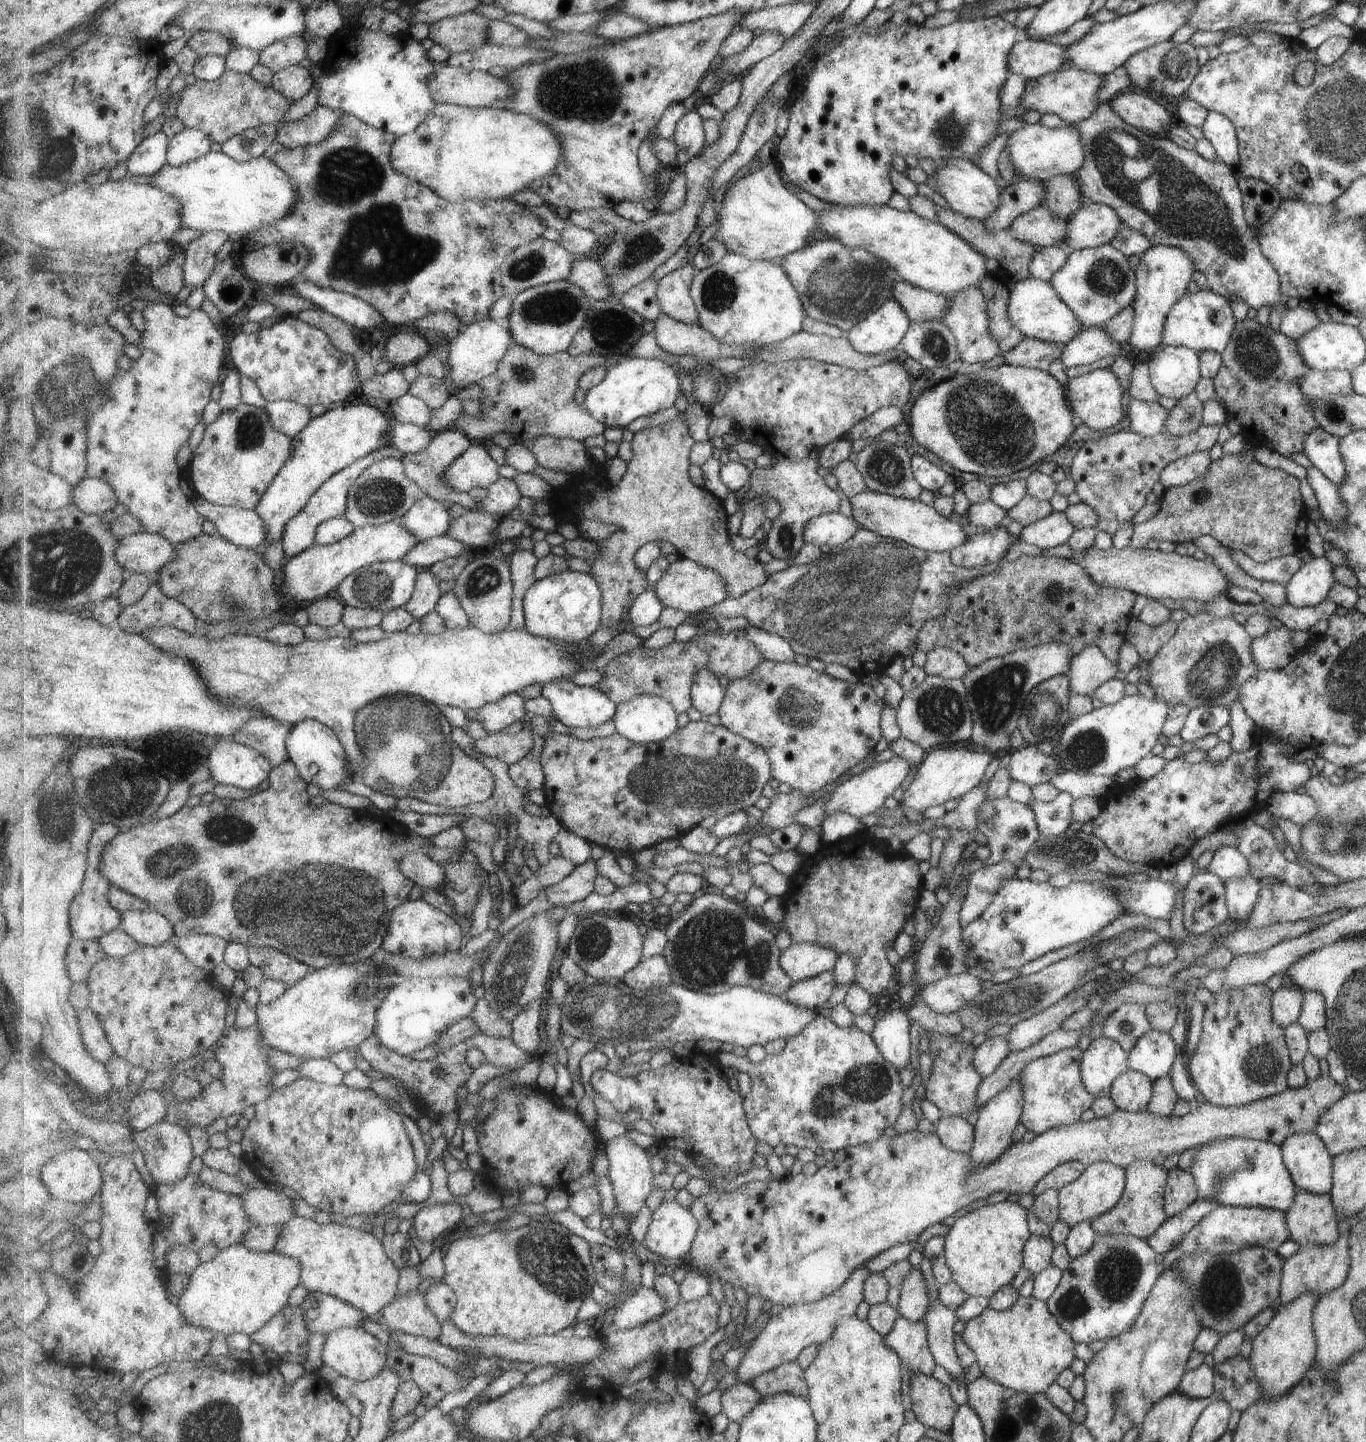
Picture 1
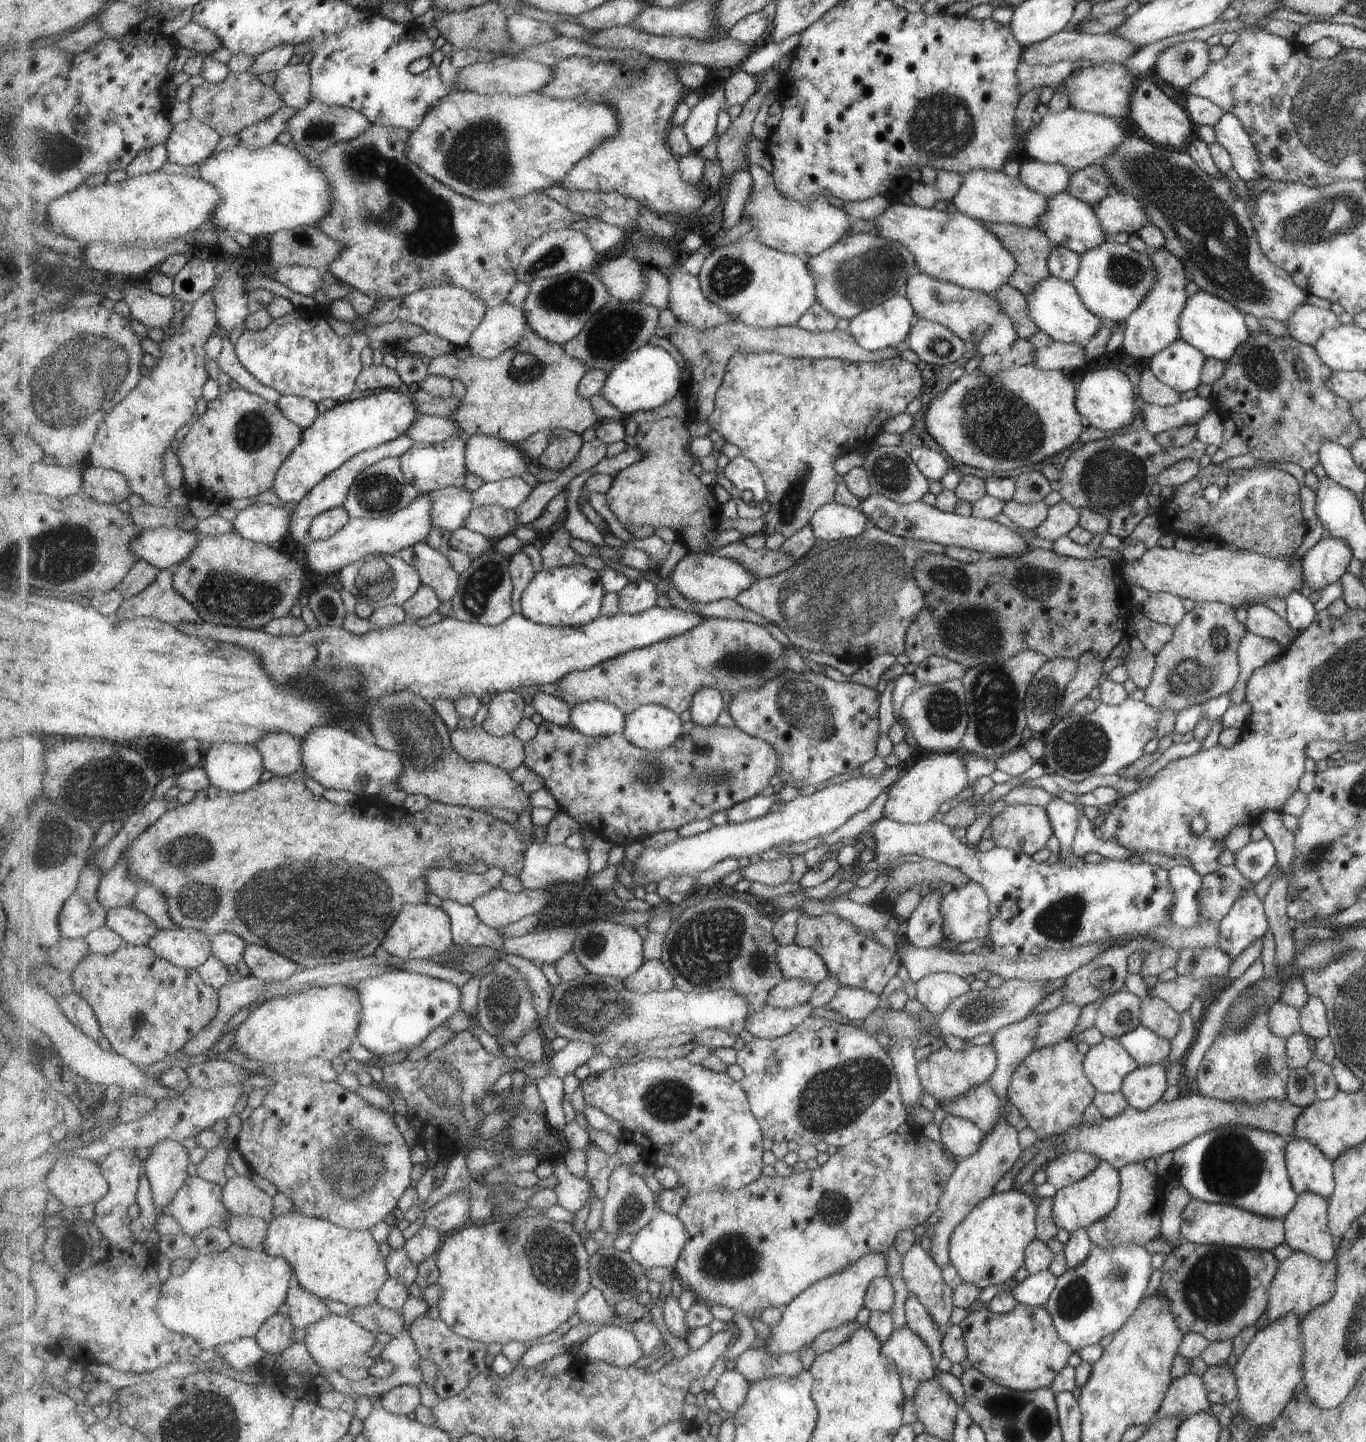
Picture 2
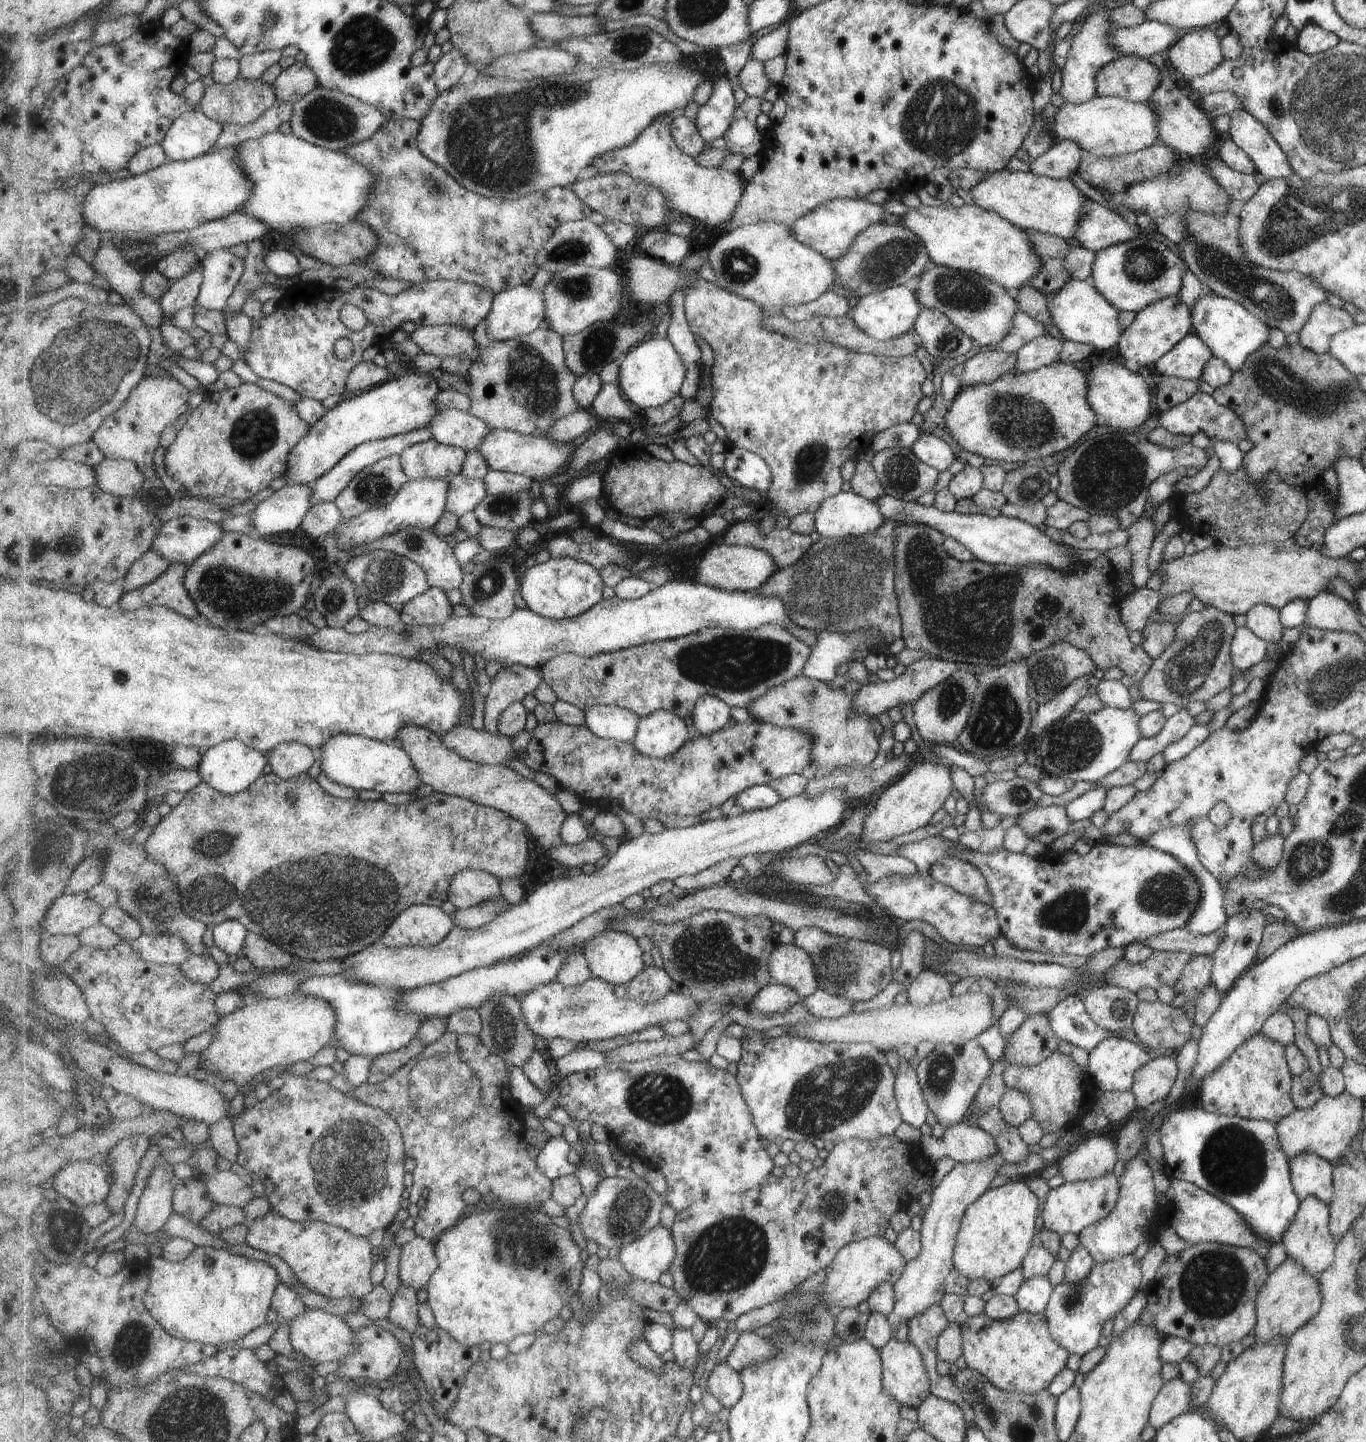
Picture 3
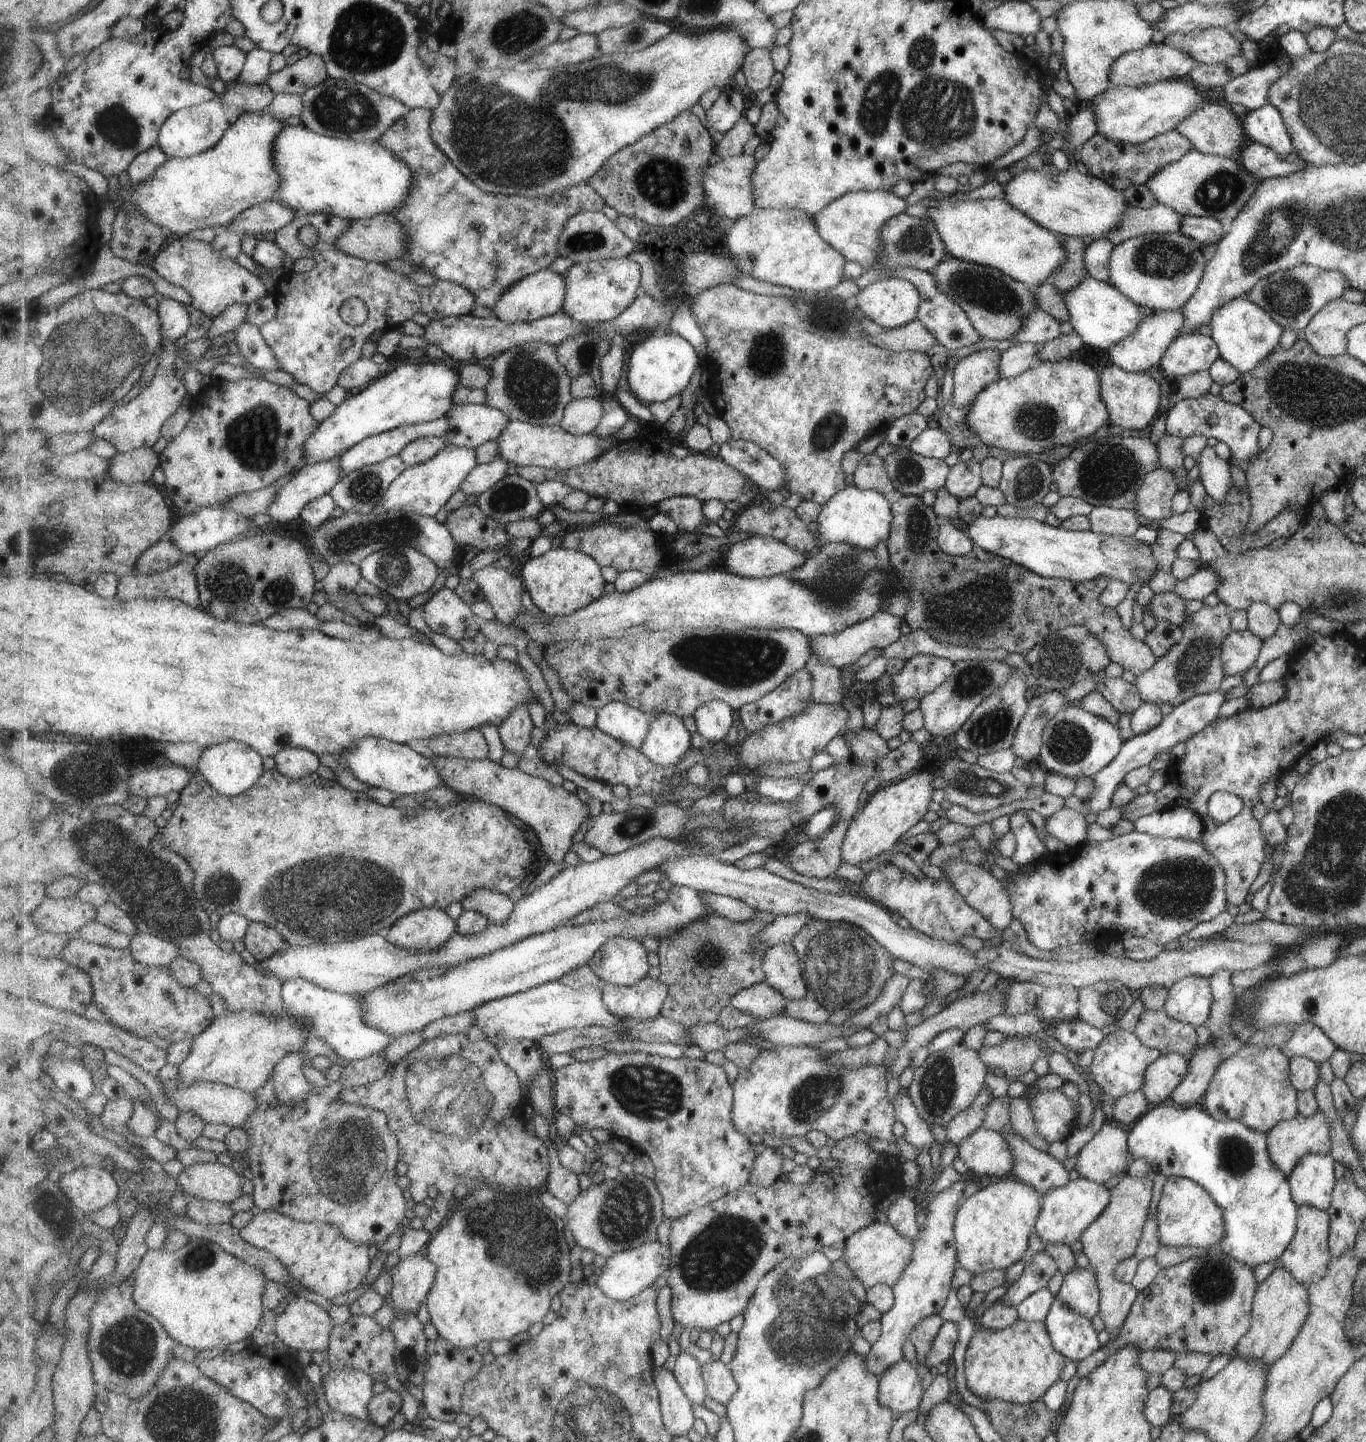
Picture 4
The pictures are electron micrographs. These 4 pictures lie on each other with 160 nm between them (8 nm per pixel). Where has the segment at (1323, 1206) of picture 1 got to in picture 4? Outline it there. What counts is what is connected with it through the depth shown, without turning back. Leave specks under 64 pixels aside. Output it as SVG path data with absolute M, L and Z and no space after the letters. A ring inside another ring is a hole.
M1299 1205L1298 1208L1298 1227L1295 1229L1294 1236L1286 1246L1286 1250L1278 1256L1279 1266L1287 1269L1305 1286L1317 1282L1325 1276L1325 1268L1329 1262L1329 1253L1327 1252L1327 1226L1330 1226L1330 1216L1327 1216L1326 1210L1319 1210L1313 1205Z

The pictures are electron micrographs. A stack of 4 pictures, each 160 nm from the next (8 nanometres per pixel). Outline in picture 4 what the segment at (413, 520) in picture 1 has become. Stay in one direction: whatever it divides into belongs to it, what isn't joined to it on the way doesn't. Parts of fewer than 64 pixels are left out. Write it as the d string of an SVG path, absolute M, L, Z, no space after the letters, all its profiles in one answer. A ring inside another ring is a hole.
M497 456L490 463L478 464L461 483L460 490L464 492L465 496L473 496L473 494L482 495L506 475L510 466L511 463L501 456Z

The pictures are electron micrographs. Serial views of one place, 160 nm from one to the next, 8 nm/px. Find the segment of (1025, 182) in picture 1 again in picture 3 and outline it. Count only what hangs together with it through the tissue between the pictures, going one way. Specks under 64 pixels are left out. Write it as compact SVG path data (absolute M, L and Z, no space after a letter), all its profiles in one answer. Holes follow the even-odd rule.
M1057 140L1047 152L1037 156L1037 159L1029 164L1029 171L1035 176L1066 180L1076 172L1083 154L1079 144L1071 140Z

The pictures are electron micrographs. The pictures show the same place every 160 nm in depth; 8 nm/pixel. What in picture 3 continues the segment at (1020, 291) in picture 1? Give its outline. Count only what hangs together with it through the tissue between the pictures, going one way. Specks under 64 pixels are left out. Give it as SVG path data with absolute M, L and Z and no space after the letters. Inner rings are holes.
M1069 279L1063 284L1063 288L1059 288L1059 292L1055 292L1047 300L1047 312L1053 318L1053 325L1061 332L1062 339L1103 350L1118 343L1123 332L1118 323L1119 308L1115 308L1115 304L1109 304L1107 298L1101 296L1088 280Z

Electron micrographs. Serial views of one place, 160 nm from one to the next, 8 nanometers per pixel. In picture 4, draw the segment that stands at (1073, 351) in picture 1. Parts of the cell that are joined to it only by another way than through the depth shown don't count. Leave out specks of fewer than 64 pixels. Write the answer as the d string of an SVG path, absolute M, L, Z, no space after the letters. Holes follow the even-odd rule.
M1013 343L1000 352L998 358L998 375L1001 379L1010 379L1025 370L1035 368L1040 360L1036 357L1042 344Z

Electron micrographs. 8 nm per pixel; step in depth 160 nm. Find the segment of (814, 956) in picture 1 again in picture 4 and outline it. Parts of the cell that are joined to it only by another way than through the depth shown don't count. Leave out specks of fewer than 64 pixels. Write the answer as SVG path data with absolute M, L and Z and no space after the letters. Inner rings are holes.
M793 943L771 946L764 960L767 984L779 989L788 1000L809 997L802 958Z

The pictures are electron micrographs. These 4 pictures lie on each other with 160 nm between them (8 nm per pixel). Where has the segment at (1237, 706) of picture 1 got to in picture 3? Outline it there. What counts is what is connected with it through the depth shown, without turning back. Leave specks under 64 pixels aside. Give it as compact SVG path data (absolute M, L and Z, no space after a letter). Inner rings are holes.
M1246 627L1235 628L1230 643L1230 660L1236 671L1247 670L1266 656L1269 644Z

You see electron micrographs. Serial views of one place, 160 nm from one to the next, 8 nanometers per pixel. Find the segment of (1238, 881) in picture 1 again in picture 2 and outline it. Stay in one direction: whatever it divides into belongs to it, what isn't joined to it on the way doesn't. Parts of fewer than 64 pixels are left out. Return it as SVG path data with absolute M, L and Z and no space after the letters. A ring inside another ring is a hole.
M1247 888L1217 923L1215 947L1227 954L1229 960L1235 960L1252 942L1264 936L1267 928L1262 902L1253 888Z

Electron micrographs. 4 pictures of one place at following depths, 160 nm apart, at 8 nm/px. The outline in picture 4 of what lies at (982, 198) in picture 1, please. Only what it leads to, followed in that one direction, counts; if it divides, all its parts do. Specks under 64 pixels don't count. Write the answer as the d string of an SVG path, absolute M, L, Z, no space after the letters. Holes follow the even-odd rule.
M1069 168L1065 172L1027 169L1002 184L1003 200L1049 232L1061 236L1097 240L1117 226L1123 209L1129 204L1122 192L1105 180Z

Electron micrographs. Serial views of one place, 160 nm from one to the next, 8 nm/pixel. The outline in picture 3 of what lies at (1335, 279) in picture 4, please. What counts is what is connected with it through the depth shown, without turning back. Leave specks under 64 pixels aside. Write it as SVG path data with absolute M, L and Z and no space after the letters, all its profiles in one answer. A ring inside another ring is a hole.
M1187 212L1182 220L1185 222L1185 230L1189 234L1183 238L1183 242L1178 247L1187 269L1193 273L1193 276L1199 280L1206 291L1241 304L1243 308L1249 310L1253 316L1267 324L1269 328L1277 328L1286 336L1298 333L1310 318L1310 312L1314 307L1326 302L1329 292L1319 288L1319 284L1315 284L1315 280L1311 280L1299 272L1273 271L1249 262L1243 254L1243 248L1239 246L1239 217L1227 213L1215 216L1215 214Z

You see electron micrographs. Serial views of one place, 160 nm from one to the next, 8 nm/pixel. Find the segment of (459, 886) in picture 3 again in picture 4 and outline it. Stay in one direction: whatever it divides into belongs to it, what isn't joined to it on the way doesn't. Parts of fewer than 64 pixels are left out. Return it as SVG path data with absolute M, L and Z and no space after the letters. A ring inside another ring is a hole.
M487 887L473 889L473 892L470 892L460 902L463 910L482 912L490 918L491 923L495 924L503 924L508 921L509 915L514 911L515 903L508 893Z

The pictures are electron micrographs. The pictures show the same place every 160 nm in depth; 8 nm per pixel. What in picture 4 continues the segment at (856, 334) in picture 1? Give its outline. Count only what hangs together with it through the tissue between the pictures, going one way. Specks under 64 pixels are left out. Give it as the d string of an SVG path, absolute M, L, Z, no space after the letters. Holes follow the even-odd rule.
M887 277L861 289L855 295L855 304L866 319L892 329L916 318L921 297L909 281Z

